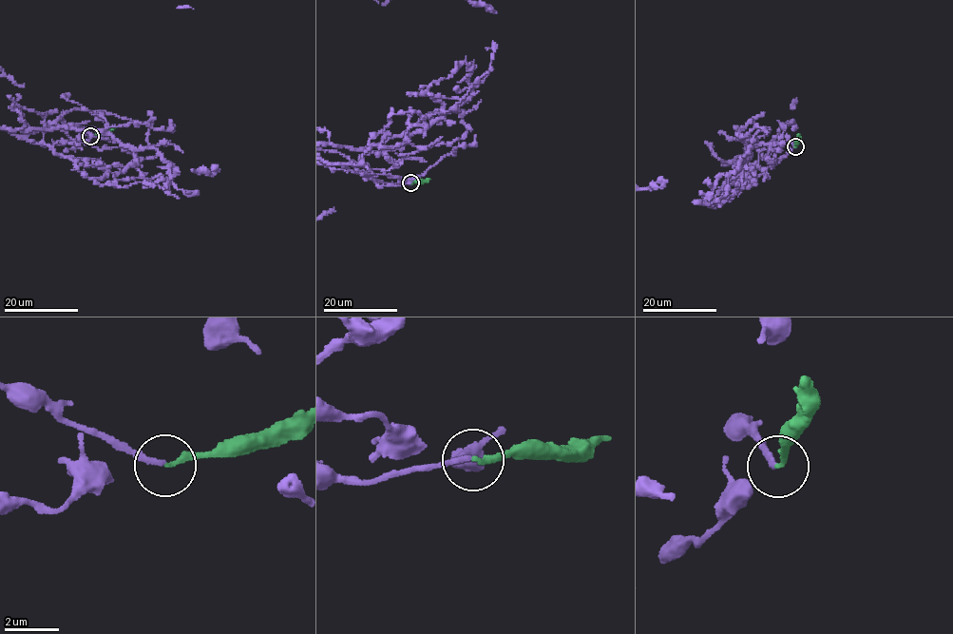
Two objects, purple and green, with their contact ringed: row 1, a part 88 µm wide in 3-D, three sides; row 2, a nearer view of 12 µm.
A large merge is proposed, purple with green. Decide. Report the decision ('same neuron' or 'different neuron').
same neuron

